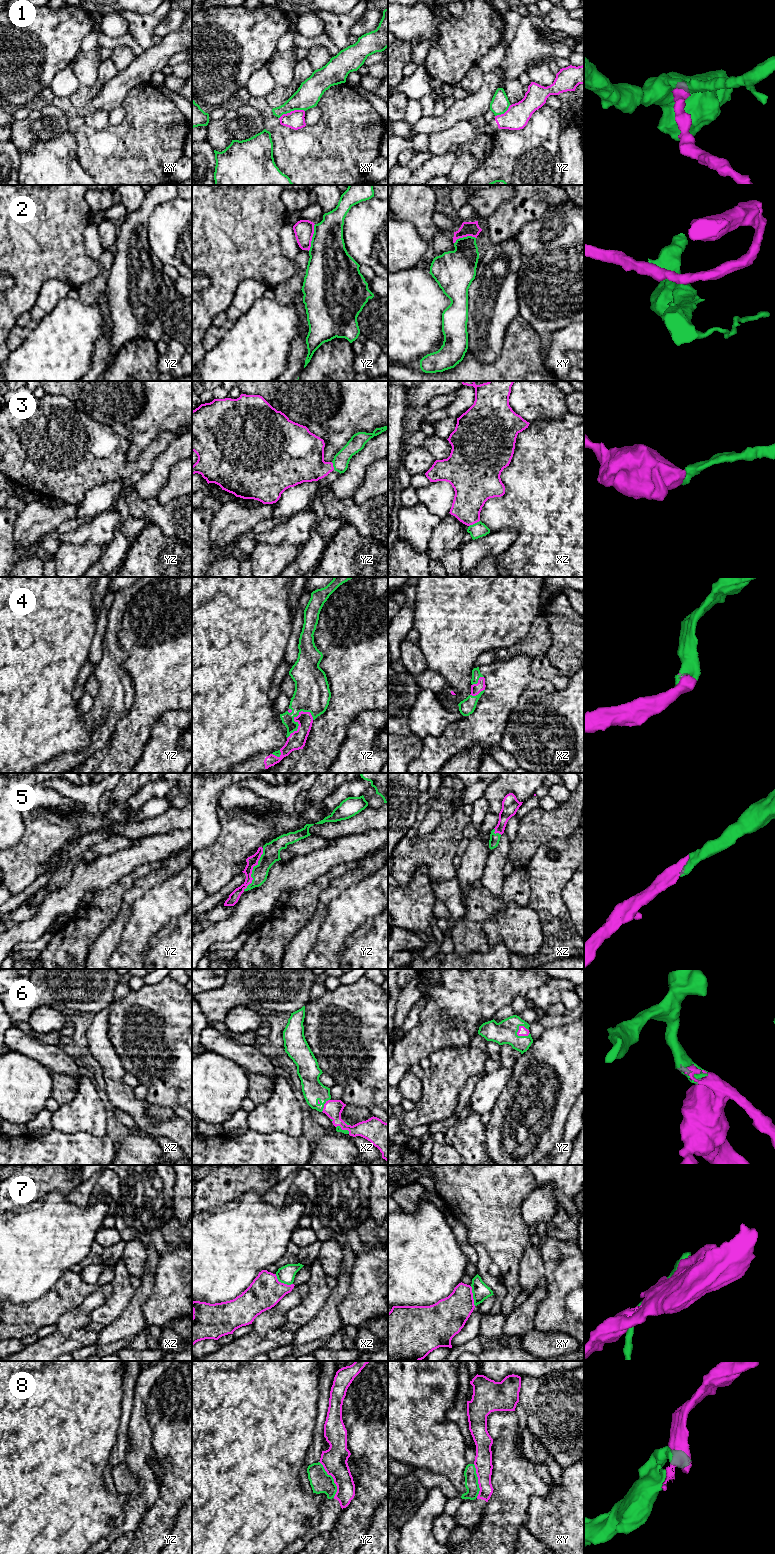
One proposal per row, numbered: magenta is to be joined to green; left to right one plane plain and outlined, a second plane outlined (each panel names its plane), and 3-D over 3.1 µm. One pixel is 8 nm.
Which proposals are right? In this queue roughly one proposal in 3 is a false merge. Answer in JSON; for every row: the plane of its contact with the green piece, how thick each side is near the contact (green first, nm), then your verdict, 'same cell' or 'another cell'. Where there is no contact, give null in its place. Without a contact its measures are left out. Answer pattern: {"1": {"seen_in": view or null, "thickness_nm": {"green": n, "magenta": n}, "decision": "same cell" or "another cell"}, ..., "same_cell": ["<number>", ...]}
{"1": {"seen_in": "xy", "thickness_nm": {"green": 200, "magenta": 150}, "decision": "another cell"}, "2": {"seen_in": "yz", "thickness_nm": {"green": 340, "magenta": 160}, "decision": "another cell"}, "3": {"seen_in": "xz", "thickness_nm": {"green": 120, "magenta": 260}, "decision": "same cell"}, "4": {"seen_in": "yz", "thickness_nm": {"green": 280, "magenta": 140}, "decision": "same cell"}, "5": {"seen_in": "yz", "thickness_nm": {"green": 140, "magenta": 90}, "decision": "same cell"}, "6": {"seen_in": "yz", "thickness_nm": {"green": 190, "magenta": 70}, "decision": "same cell"}, "7": {"seen_in": "xz", "thickness_nm": {"green": 140, "magenta": 260}, "decision": "another cell"}, "8": {"seen_in": "yz", "thickness_nm": {"green": 170, "magenta": 200}, "decision": "another cell"}, "same_cell": ["3", "4", "5", "6"]}

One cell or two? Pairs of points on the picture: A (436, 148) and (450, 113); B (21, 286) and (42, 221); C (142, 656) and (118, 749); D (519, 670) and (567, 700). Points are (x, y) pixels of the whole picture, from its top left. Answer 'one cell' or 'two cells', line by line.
A: two cells
B: one cell
C: one cell
D: two cells

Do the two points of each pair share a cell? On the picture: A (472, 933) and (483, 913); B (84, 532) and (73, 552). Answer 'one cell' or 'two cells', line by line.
A: one cell
B: two cells

